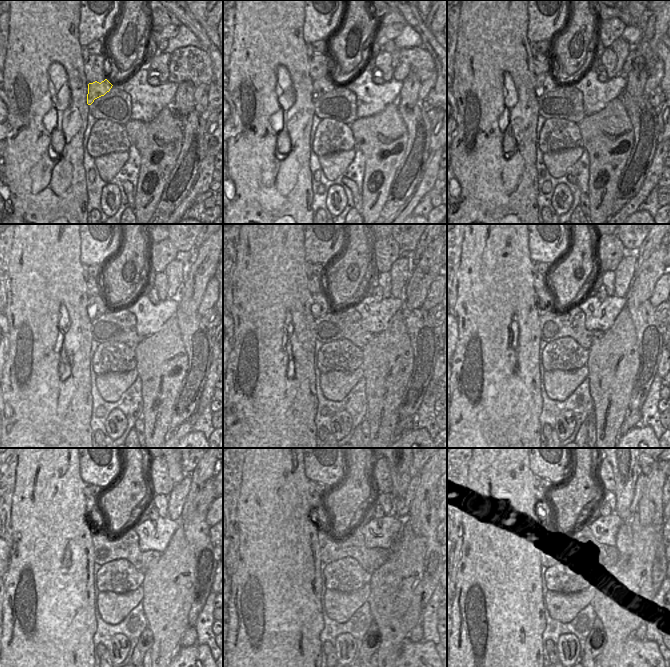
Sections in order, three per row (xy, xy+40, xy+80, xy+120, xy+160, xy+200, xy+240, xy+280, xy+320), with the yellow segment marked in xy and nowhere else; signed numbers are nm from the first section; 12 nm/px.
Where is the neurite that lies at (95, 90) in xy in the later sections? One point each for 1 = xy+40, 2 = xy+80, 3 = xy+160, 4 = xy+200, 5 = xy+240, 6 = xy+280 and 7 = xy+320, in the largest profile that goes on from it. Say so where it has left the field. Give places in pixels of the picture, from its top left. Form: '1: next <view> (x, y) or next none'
1: next xy+40 (324, 85)
2: next xy+80 (545, 83)
3: next xy+160 (320, 306)
4: next xy+200 (544, 297)
5: next xy+240 (96, 517)
6: next xy+280 (320, 514)
7: next xy+320 (539, 513)

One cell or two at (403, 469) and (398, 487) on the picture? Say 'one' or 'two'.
one

